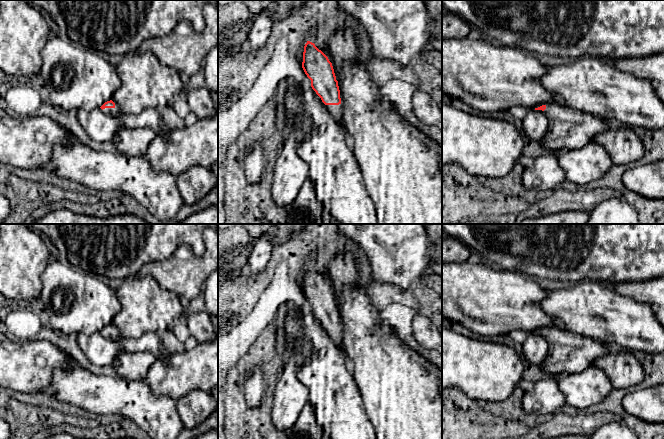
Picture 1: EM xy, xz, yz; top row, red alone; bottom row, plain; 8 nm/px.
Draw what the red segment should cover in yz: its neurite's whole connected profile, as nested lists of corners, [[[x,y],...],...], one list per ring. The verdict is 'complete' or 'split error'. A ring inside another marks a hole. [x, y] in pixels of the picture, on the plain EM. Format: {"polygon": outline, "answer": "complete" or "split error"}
{"polygon": [[[549,327],[535,334],[542,334],[549,342],[546,359],[539,365],[548,376],[578,373],[594,365],[598,357],[619,349],[604,343],[578,336],[564,328]]], "answer": "split error"}

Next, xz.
{"polygon": [[[307,265],[304,270],[302,292],[311,304],[312,313],[327,330],[330,339],[345,353],[340,314],[332,287],[328,281],[310,265]]], "answer": "split error"}

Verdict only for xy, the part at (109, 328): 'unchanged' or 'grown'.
grown

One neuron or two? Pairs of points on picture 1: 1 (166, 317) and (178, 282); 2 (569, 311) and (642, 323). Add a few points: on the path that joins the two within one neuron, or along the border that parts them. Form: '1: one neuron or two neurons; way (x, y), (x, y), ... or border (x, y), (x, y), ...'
1: two neurons; border (155, 279), (161, 287), (179, 295)
2: one neuron; way (587, 311), (596, 311), (624, 323)

